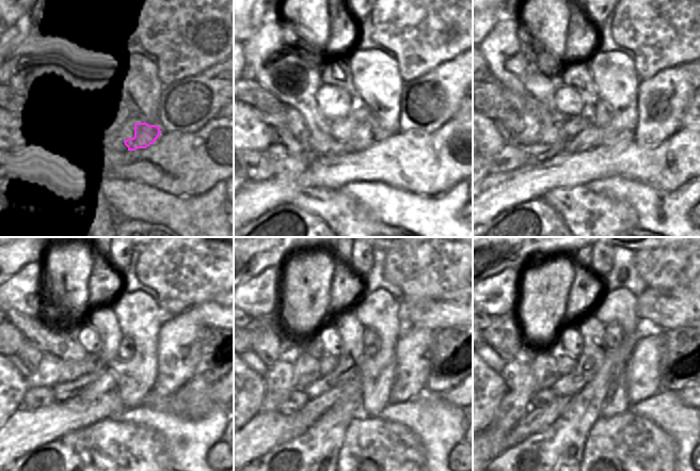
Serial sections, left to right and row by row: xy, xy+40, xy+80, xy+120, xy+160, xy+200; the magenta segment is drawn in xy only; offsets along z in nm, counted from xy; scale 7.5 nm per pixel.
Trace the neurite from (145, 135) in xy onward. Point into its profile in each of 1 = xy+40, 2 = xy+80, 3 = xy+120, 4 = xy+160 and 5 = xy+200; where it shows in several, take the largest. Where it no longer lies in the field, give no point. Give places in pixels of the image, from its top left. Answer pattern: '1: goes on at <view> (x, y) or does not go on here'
1: goes on at xy+40 (363, 113)
2: goes on at xy+80 (602, 113)
3: goes on at xy+120 (126, 350)
4: goes on at xy+160 (370, 341)
5: goes on at xy+200 (613, 334)

